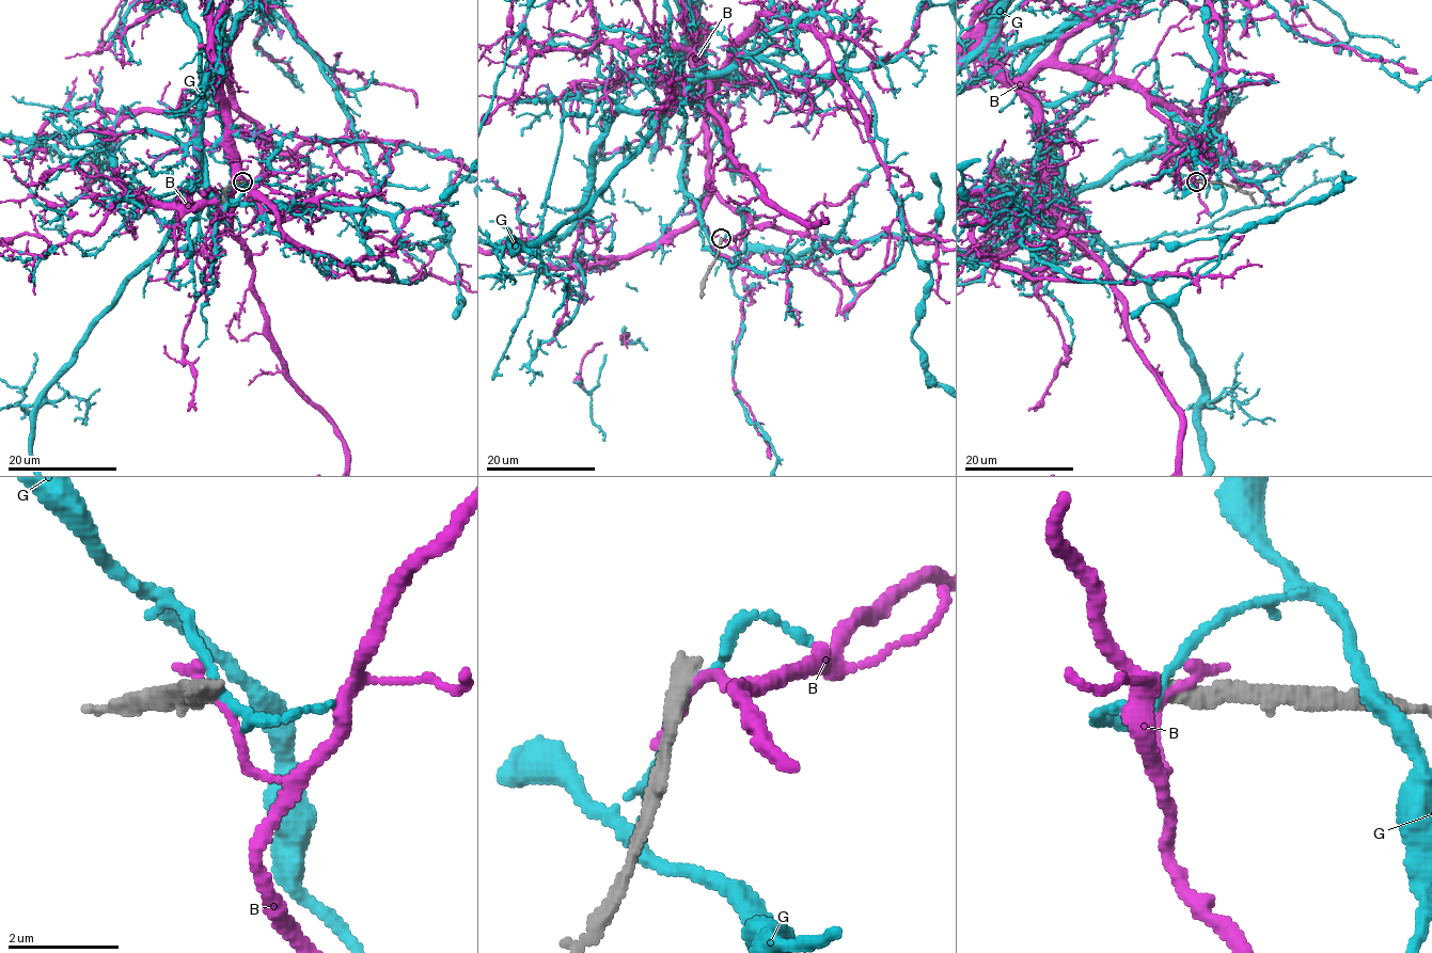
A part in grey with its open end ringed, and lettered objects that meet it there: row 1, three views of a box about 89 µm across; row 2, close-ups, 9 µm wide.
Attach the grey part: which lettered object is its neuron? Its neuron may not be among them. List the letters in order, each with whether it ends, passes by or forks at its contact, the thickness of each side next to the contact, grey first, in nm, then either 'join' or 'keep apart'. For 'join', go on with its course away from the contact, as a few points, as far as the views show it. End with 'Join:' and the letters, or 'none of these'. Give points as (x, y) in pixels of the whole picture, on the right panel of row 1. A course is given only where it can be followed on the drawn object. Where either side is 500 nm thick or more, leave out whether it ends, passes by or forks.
B: it ends | 440/240 nm | keep apart
G: it passes by | 400/160 nm | keep apart
Join: none of these

